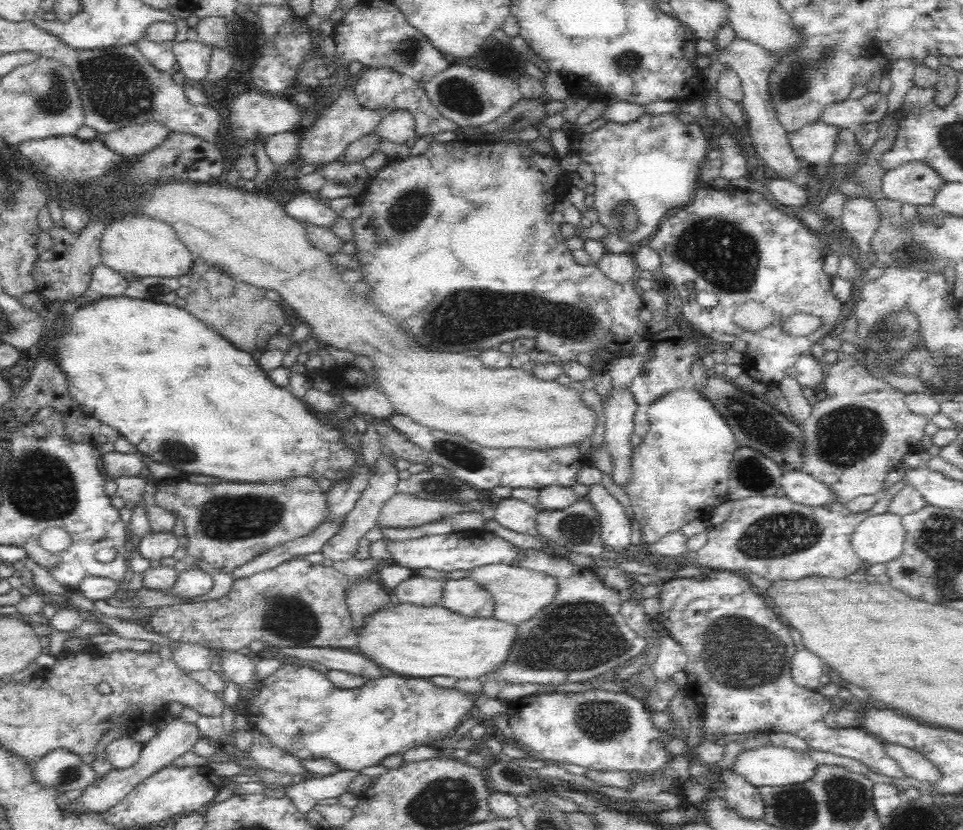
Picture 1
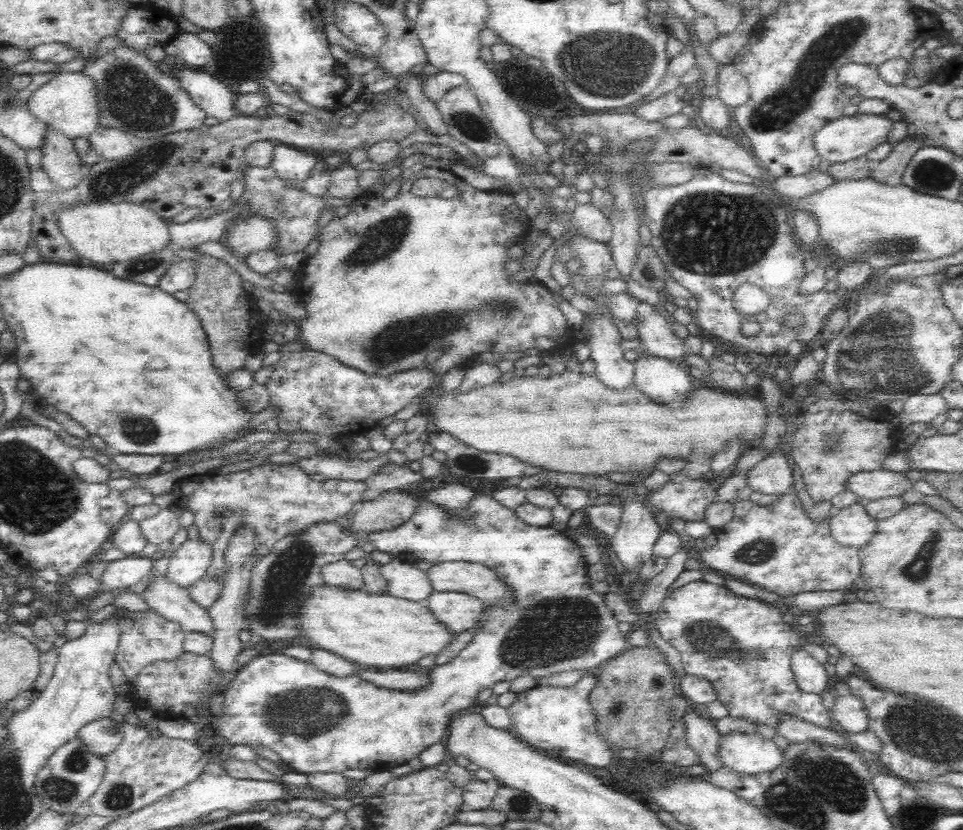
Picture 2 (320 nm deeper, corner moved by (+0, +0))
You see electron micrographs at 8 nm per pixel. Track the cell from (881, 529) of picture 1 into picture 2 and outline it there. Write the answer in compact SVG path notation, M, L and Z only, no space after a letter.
M854 503L832 512L828 517L829 530L834 542L840 546L864 546L876 529L877 521L870 518L864 504Z

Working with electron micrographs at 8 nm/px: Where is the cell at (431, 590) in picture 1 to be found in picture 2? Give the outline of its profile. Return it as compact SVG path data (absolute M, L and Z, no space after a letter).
M392 559L380 565L380 573L386 581L387 594L390 596L425 603L433 592L426 572L414 567L414 564Z

